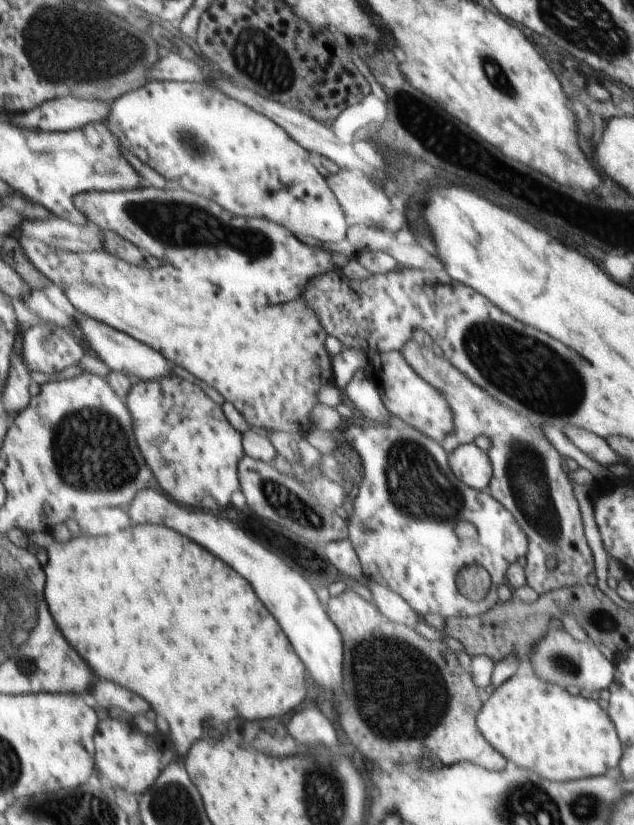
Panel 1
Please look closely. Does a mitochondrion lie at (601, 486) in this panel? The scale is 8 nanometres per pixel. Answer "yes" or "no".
no

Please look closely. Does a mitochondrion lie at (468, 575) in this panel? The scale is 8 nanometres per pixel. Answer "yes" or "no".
yes

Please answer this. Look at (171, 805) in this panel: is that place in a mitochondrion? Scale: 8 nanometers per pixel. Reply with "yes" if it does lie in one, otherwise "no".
yes

